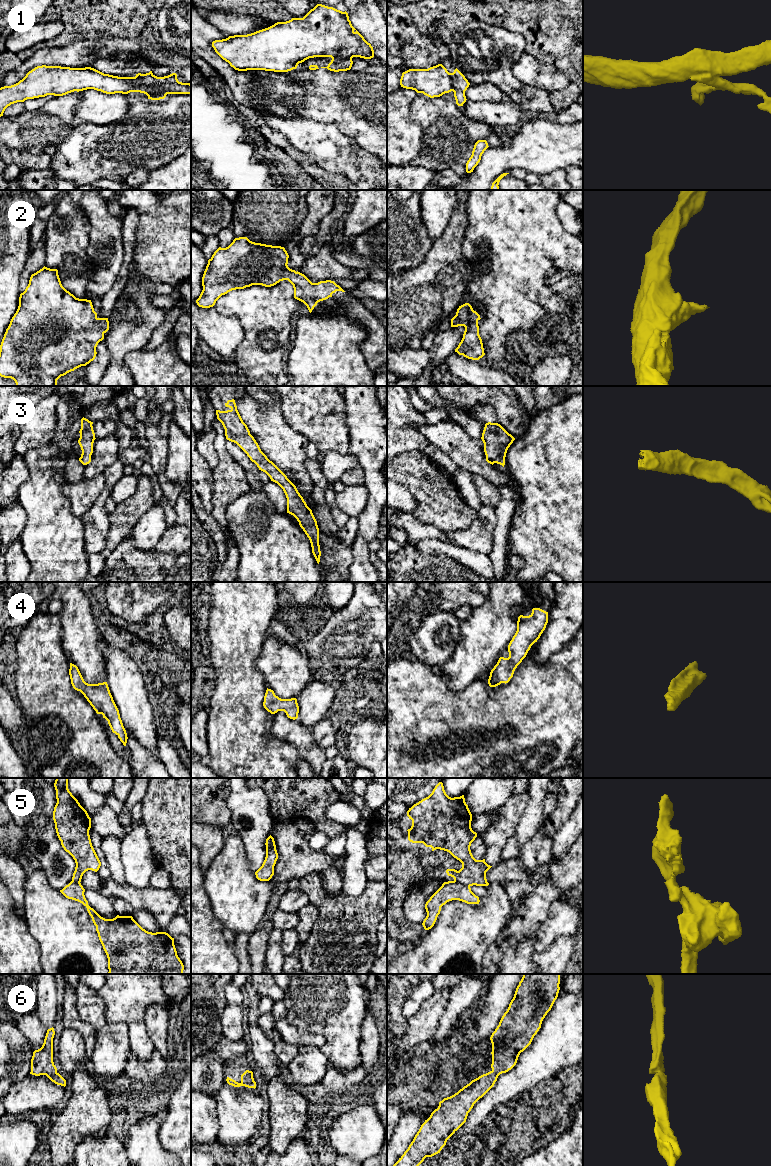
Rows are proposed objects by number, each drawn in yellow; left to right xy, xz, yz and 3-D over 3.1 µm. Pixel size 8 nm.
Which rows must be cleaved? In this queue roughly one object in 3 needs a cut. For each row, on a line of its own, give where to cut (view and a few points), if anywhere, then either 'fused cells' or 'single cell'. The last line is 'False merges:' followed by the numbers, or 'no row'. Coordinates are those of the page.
1: cut in xy along (145, 93), (159, 92), (165, 95); fused cells
2: no cut; single cell
3: no cut; single cell
4: no cut; single cell
5: cut in yz along (454, 880), (469, 886); fused cells
6: no cut; single cell
False merges: 1, 5

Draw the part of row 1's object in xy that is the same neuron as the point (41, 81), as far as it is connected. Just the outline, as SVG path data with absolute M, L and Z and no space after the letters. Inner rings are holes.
M37 66L18 83L0 88L0 117L11 104L47 95L63 96L74 91L94 89L106 94L130 92L191 94L191 84L182 83L177 74L157 77L153 73L135 77L104 74L94 68Z

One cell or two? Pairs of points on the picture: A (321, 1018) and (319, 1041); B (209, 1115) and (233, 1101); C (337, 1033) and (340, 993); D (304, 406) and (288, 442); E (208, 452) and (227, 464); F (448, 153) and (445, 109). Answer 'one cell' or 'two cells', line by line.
A: two cells
B: two cells
C: one cell
D: two cells
E: two cells
F: one cell

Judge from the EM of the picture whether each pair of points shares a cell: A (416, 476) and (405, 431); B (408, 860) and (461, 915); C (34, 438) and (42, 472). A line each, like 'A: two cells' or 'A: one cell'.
A: two cells
B: two cells
C: two cells

